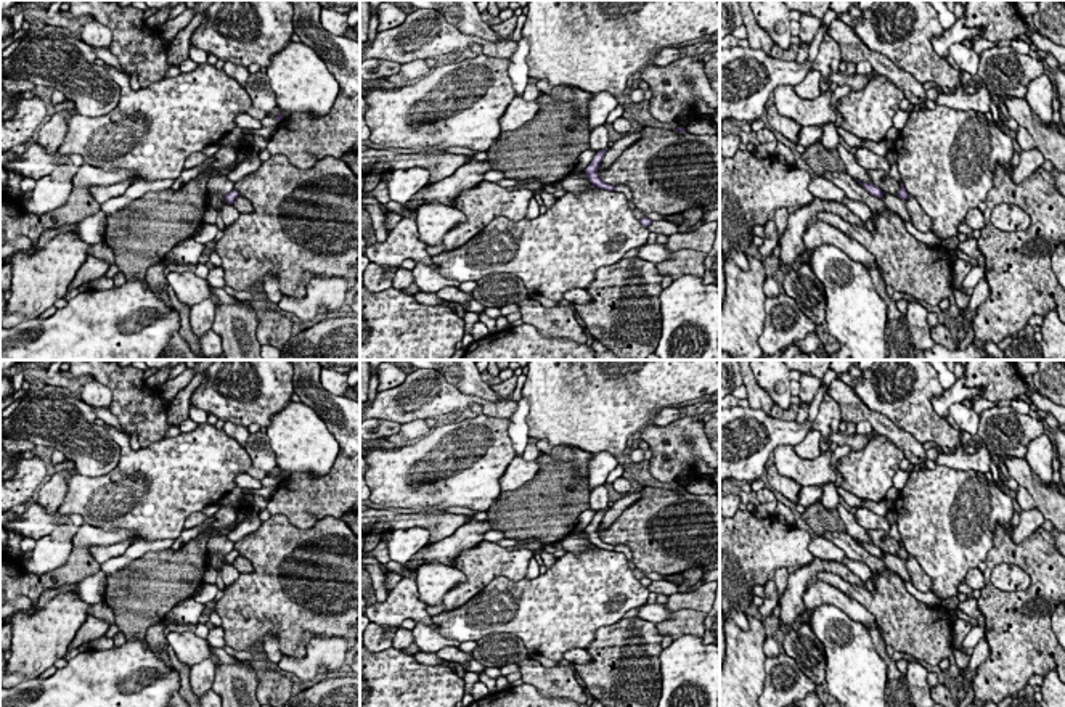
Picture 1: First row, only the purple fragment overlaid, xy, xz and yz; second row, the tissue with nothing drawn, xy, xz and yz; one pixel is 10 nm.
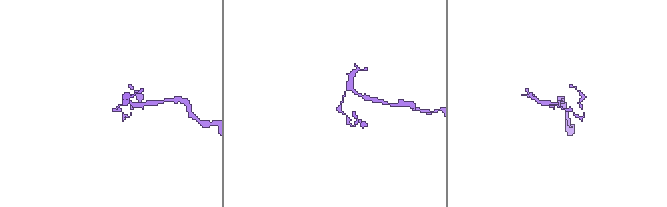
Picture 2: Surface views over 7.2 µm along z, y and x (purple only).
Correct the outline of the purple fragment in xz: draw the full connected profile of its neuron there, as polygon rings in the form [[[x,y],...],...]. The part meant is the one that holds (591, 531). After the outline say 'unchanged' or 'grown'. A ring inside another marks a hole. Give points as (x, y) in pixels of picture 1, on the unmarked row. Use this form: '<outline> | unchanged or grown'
[[[607,509],[598,511],[593,517],[593,521],[590,522],[590,525],[585,529],[585,533],[588,535],[588,540],[593,543],[593,546],[601,548],[601,550],[609,550],[609,551],[615,551],[614,545],[604,543],[598,533],[598,529],[602,522],[602,517],[606,514]]] | unchanged

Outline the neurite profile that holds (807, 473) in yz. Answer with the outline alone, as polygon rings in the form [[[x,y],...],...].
[[[830,443],[829,450],[814,460],[800,458],[794,447],[779,445],[774,448],[774,466],[784,477],[794,479],[800,487],[819,487],[827,482],[835,482],[837,474],[830,466],[832,453],[839,445]]]

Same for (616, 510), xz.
[[[644,485],[639,487],[636,492],[633,492],[631,495],[623,497],[623,498],[617,500],[612,506],[609,506],[602,517],[599,530],[609,529],[628,506],[631,506],[635,501],[638,501],[641,498],[643,488],[644,488]]]

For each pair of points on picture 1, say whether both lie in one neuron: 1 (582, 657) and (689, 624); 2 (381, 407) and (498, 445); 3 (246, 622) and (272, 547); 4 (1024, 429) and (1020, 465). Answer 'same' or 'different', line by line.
1: different
2: different
3: same
4: different

